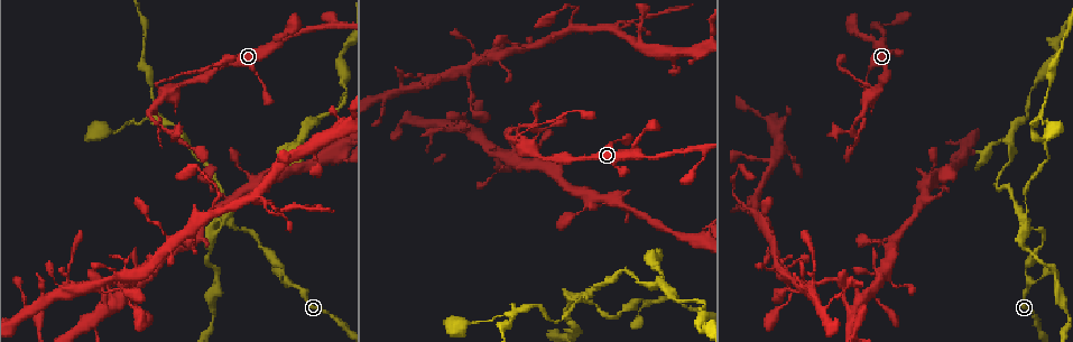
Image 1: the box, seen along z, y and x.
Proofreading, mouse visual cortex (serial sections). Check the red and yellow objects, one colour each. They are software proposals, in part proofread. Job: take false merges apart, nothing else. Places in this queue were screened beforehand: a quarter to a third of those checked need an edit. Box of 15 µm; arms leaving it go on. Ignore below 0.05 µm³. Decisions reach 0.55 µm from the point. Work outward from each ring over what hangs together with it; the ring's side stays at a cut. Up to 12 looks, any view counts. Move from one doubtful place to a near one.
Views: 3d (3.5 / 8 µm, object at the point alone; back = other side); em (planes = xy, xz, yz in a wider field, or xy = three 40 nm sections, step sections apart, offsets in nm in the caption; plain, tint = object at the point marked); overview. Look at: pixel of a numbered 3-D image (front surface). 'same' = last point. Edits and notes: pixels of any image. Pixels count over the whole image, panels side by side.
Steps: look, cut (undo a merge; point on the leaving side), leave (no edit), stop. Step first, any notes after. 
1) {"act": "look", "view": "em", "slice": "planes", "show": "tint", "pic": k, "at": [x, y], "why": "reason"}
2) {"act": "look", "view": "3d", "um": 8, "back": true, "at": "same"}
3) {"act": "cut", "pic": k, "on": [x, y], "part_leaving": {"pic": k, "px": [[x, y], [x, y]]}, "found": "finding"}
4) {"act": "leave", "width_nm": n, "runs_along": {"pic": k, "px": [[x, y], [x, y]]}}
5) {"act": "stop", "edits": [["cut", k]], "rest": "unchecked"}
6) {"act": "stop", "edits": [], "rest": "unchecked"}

{"act": "look", "view": "3d", "um": 3.5, "pic": 1, "at": [285, 283], "why": "a fork"}

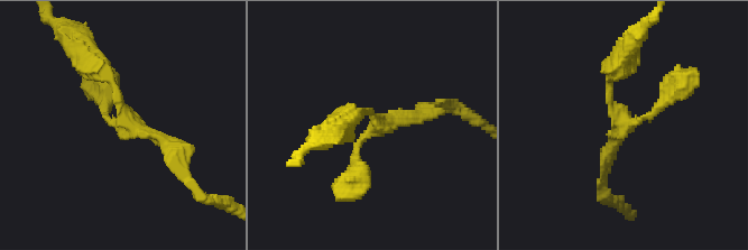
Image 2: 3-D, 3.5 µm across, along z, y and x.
{"act": "look", "view": "em", "slice": "xy", "step": 2, "show": "tint", "pic": 2, "at": [377, 124], "why": "now the EM"}

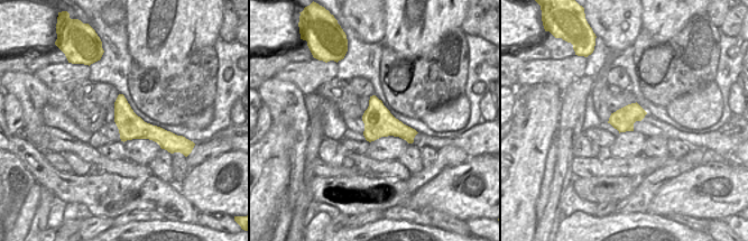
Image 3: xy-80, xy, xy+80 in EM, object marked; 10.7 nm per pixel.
{"act": "leave", "arm_widths_nm": [150, 150, 200], "runs_along": {"pic": 2, "px": [[179, 164], [93, 64]]}, "found": "continuous, no second cell"}

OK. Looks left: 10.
{"act": "look", "view": "3d", "um": 8, "pic": 1, "at": [226, 217], "why": "four-way junction"}

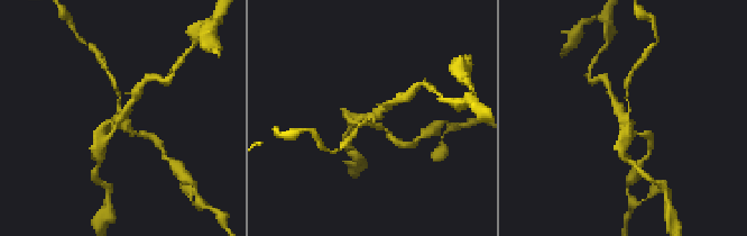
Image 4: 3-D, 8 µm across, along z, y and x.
{"act": "look", "view": "3d", "um": 3.5, "pic": 4, "at": [623, 116], "why": "zoom in"}

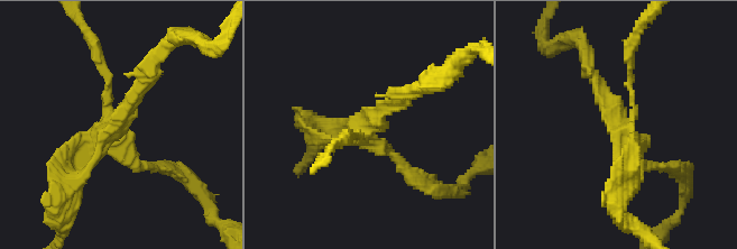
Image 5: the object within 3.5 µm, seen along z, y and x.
{"act": "look", "view": "em", "slice": "xy", "step": 1, "show": "tint", "pic": 5, "at": [627, 129], "why": "shape alone is not enough"}

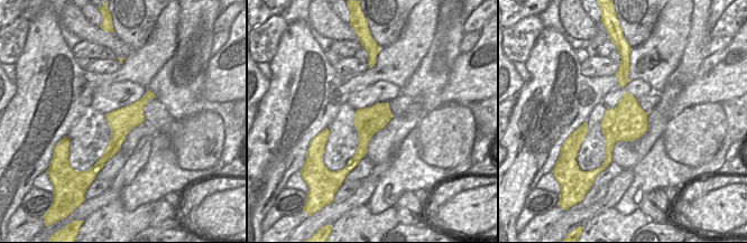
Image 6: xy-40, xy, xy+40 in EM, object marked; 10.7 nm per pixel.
{"act": "cut", "pic": 5, "on": [82, 176], "part_leaving": {"pic": 5, "px": [[110, 131], [169, 45]]}, "found": "a second cell is stuck on"}

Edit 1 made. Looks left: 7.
{"act": "look", "view": "3d", "um": 3.5, "pic": 1, "at": [519, 312], "why": "a fork"}

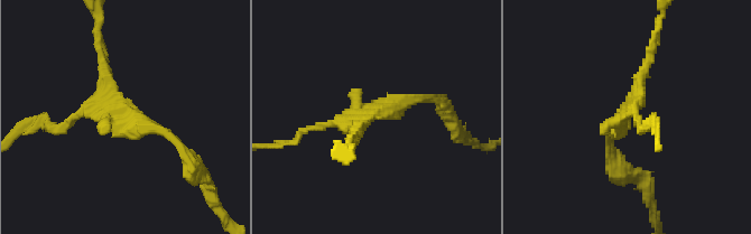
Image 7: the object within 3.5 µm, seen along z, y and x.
{"act": "look", "view": "em", "slice": "xy", "step": 5, "show": "tint", "pic": 7, "at": [380, 114]}

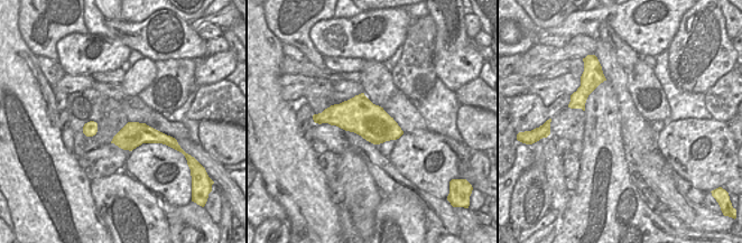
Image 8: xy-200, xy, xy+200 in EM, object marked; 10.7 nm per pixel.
{"act": "leave", "runs_along": {"pic": 7, "px": [[188, 158], [164, 131], [95, 106], [67, 123]]}, "found": "all the same cell"}

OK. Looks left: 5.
{"act": "look", "view": "3d", "um": 8, "pic": 1, "at": [522, 142], "why": "arms part here"}

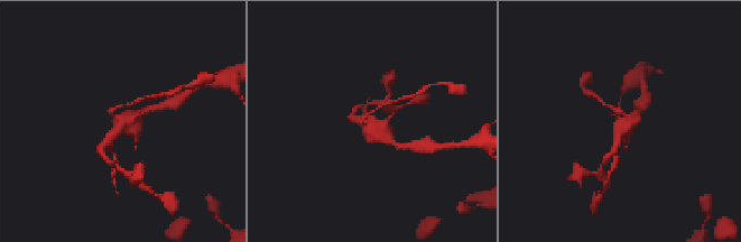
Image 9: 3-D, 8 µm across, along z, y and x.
{"act": "look", "view": "3d", "um": 3.5, "pic": 9, "at": [372, 126], "why": "closer look"}

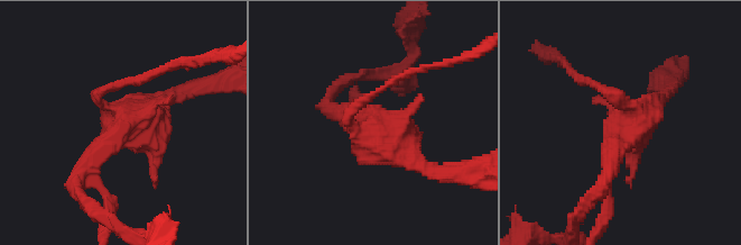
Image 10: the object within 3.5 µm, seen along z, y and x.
{"act": "leave", "runs_along": {"pic": 10, "px": [[187, 89], [129, 117], [84, 169]]}, "found": "one cell here"}

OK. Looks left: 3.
{"act": "look", "view": "3d", "um": 8, "pic": 1, "at": [856, 134]}

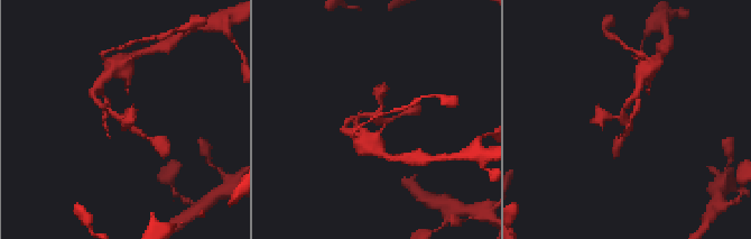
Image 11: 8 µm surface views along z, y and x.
{"act": "look", "view": "3d", "um": 3.5, "back": true, "pic": 11, "at": [623, 122]}

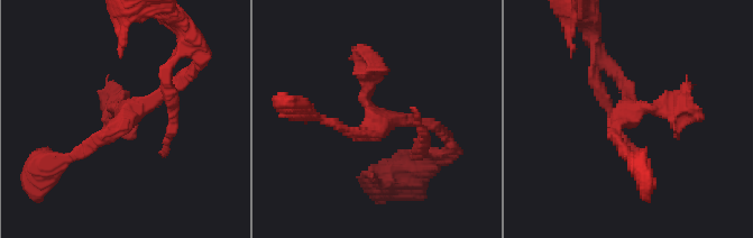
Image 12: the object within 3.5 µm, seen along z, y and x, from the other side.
{"act": "look", "view": "em", "slice": "planes", "show": "tint", "pic": 12, "at": [624, 116], "arms": 3, "arm_widths_nm": [150, 150, 200]}

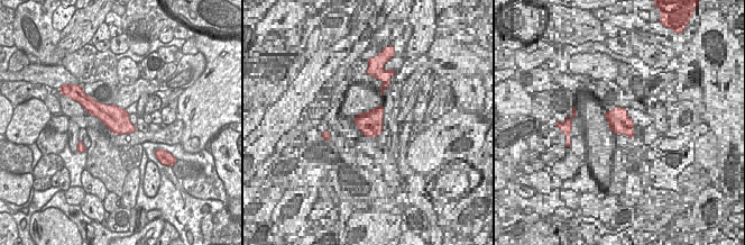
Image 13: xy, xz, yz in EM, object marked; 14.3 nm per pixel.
{"act": "cut", "pic": 12, "on": [677, 126], "part_leaving": {"pic": 12, "px": [[643, 107], [675, 110], [686, 75]]}, "found": "two cells meet here"}

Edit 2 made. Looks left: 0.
{"act": "stop", "edits": [["cut", 5], ["cut", 12]], "rest": "unchecked"}

